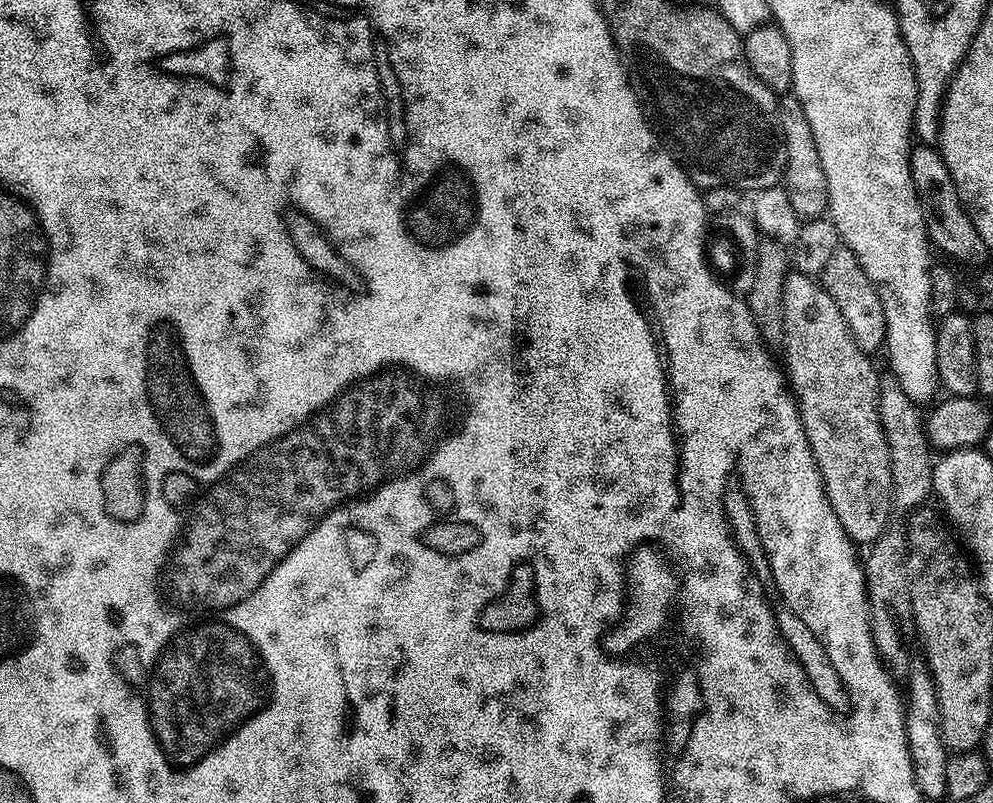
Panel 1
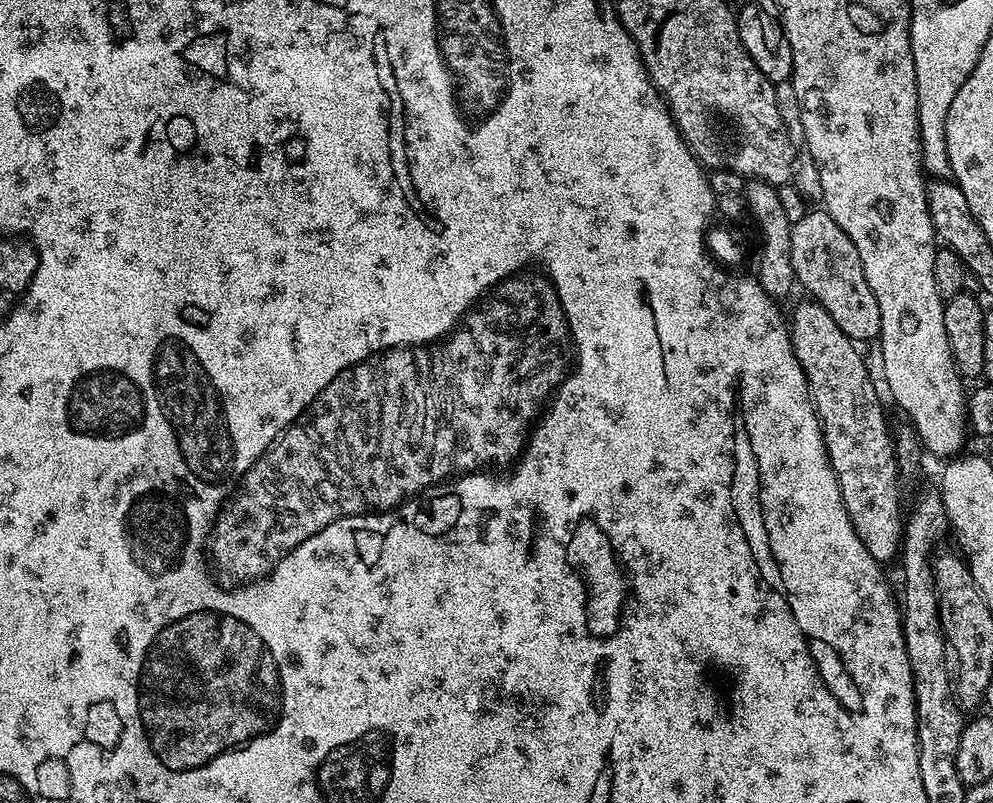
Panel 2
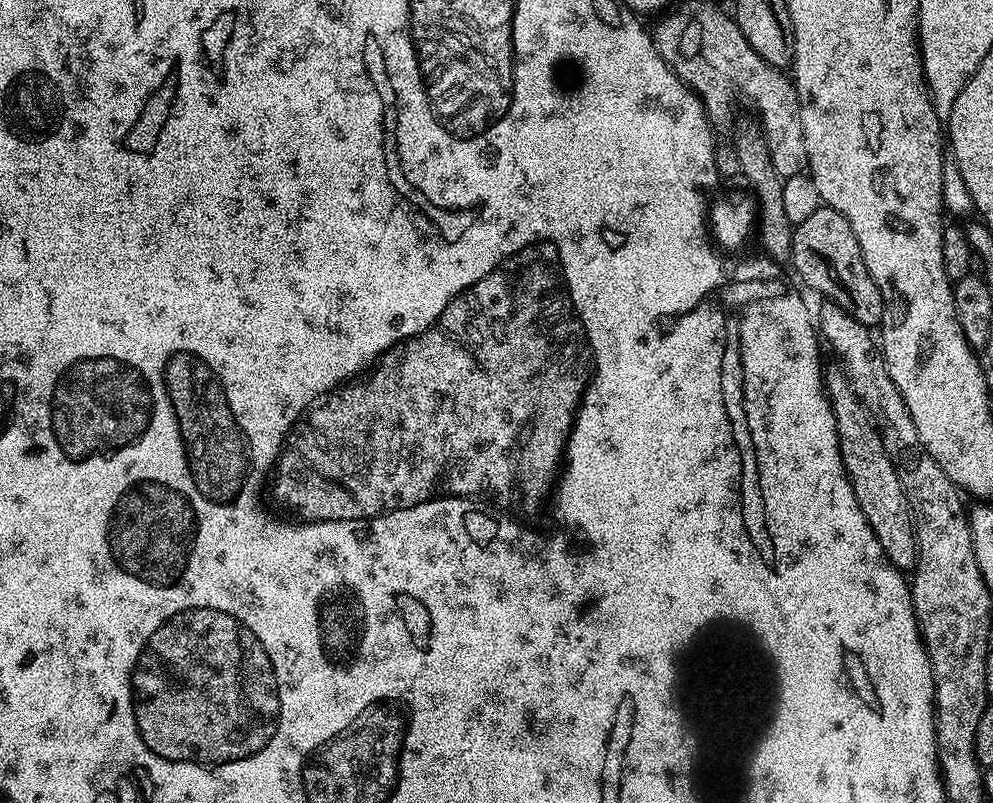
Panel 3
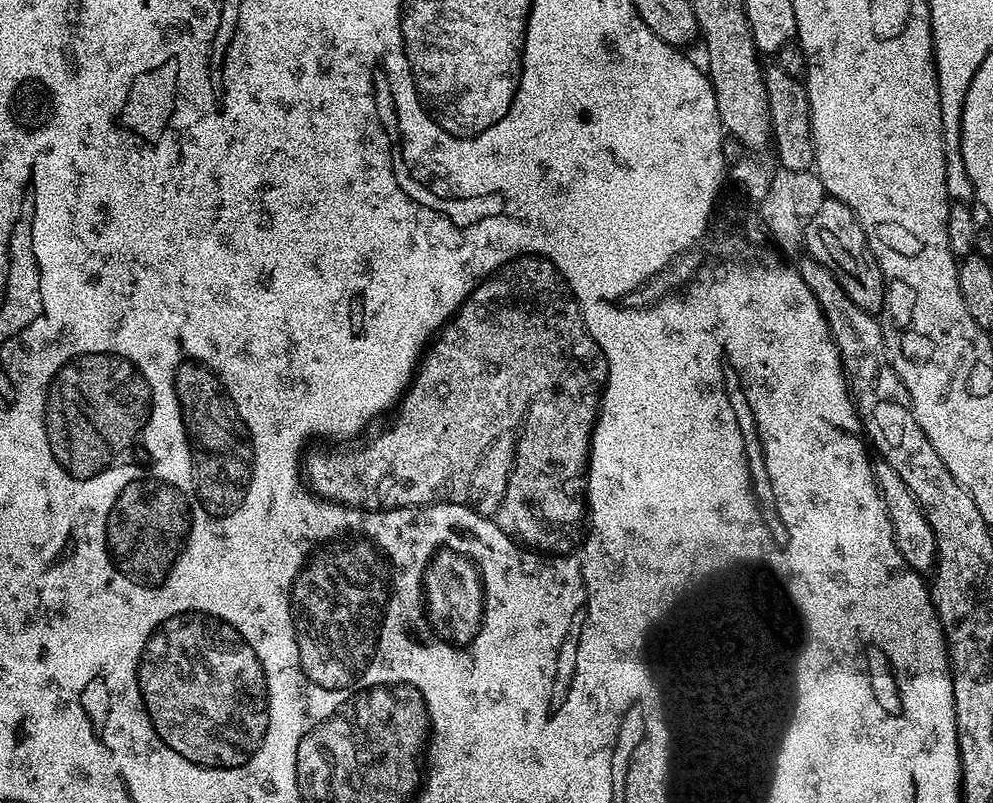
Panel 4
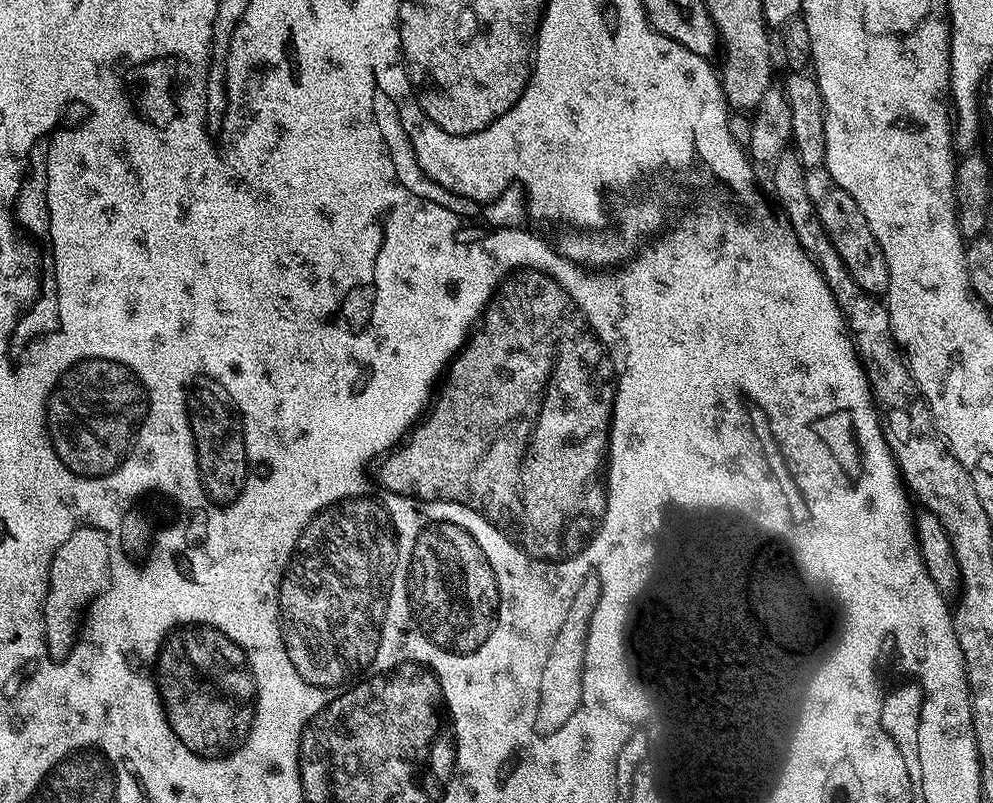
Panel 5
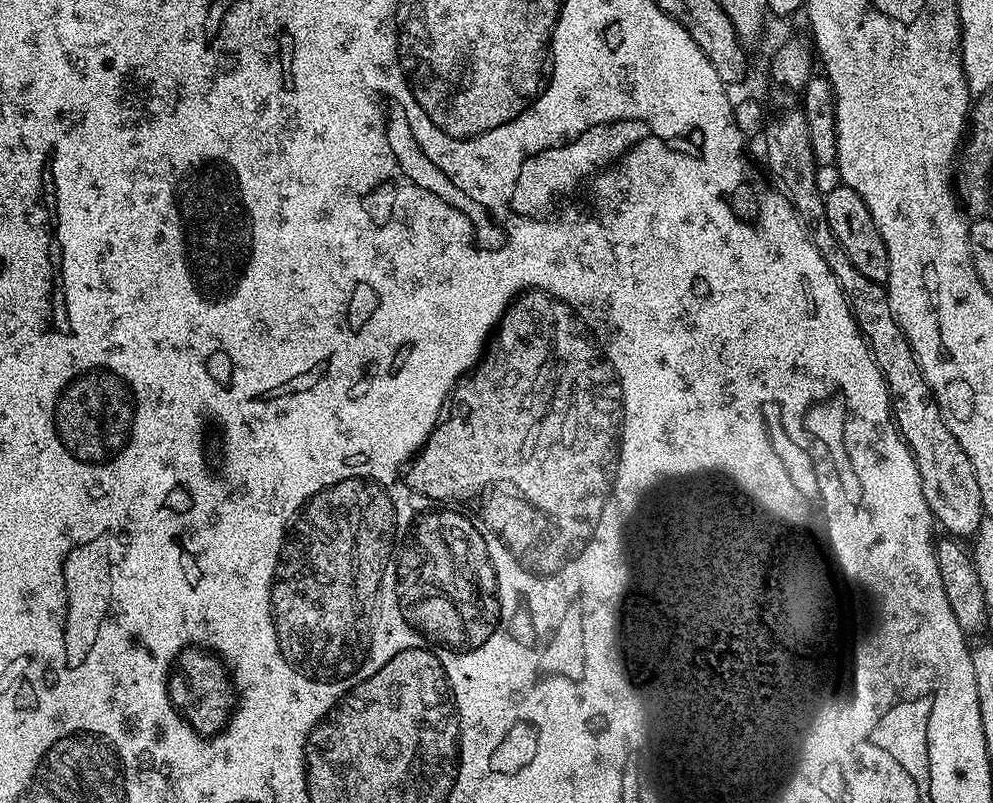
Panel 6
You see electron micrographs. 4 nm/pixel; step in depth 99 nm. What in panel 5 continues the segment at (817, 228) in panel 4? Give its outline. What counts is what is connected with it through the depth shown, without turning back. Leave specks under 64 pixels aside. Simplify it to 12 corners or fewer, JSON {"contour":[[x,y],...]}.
{"contour":[[846,190],[816,213],[846,270],[870,295],[888,290],[886,258]]}

